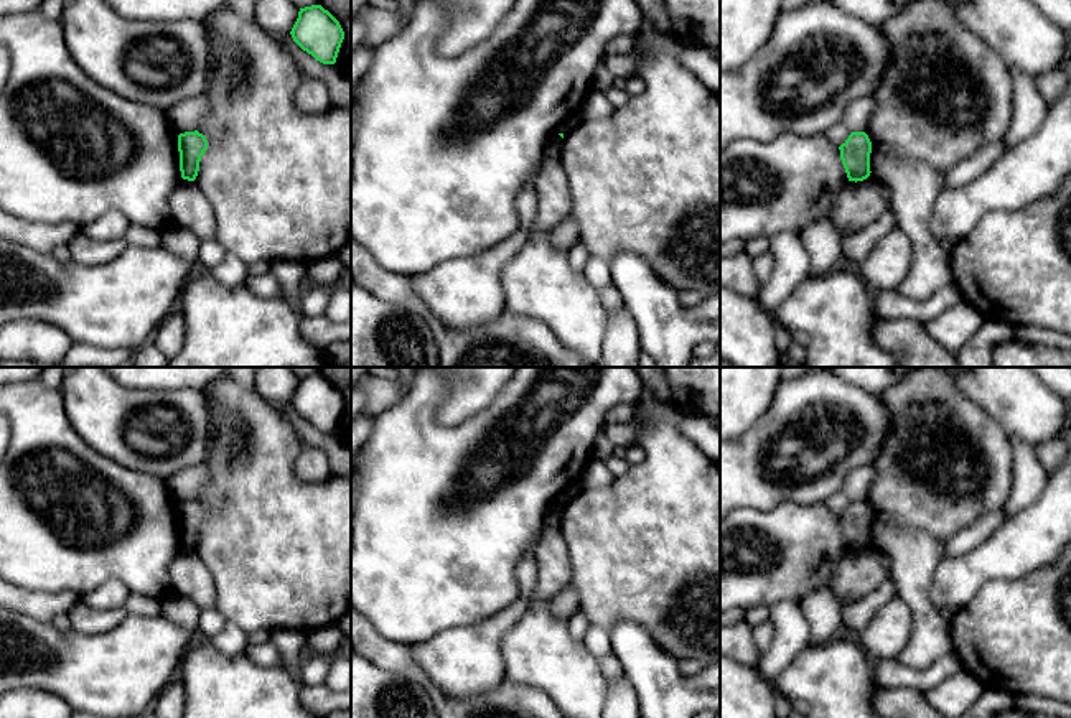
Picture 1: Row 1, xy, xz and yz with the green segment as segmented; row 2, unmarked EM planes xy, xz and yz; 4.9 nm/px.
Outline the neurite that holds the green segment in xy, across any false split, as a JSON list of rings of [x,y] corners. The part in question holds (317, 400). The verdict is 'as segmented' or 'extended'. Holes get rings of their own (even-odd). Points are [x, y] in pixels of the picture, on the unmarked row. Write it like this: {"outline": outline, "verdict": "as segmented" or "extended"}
{"outline": [[[321,374],[300,377],[290,403],[303,420],[323,433],[336,431],[344,408],[339,390]]], "verdict": "as segmented"}

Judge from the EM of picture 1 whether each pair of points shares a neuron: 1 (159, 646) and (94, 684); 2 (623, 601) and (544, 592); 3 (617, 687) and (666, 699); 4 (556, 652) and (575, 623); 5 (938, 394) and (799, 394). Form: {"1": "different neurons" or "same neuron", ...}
{"1": "same neuron", "2": "different neurons", "3": "different neurons", "4": "different neurons", "5": "different neurons"}

